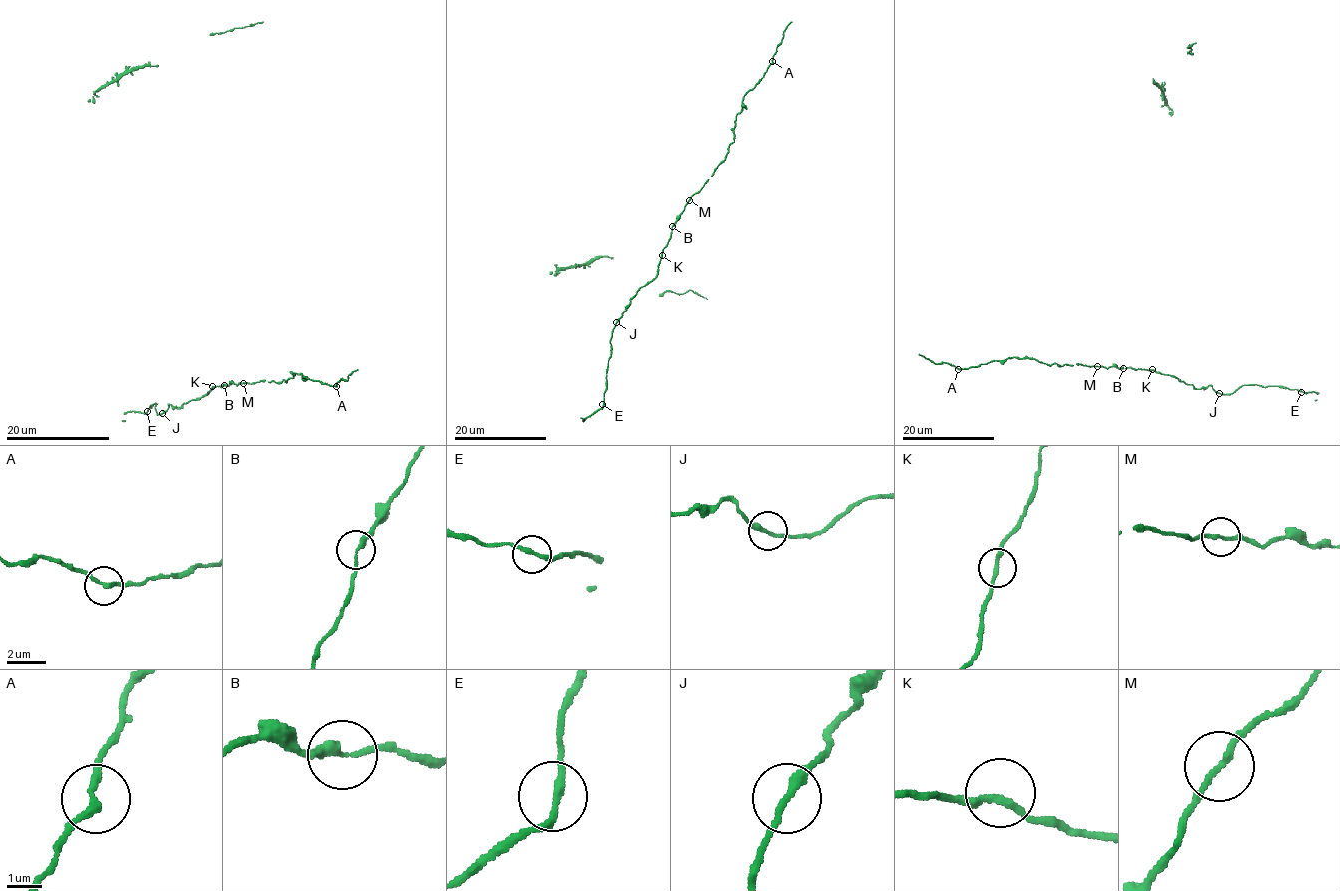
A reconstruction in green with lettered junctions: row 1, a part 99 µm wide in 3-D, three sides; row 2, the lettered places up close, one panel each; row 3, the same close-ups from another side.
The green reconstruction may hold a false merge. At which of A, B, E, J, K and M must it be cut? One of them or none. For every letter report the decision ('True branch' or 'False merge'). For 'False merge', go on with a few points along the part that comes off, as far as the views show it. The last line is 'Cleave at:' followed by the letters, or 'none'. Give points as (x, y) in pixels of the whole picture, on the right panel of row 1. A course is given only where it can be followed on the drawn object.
A: True branch
B: True branch
E: True branch
J: True branch
K: True branch
M: True branch
Cleave at: none

